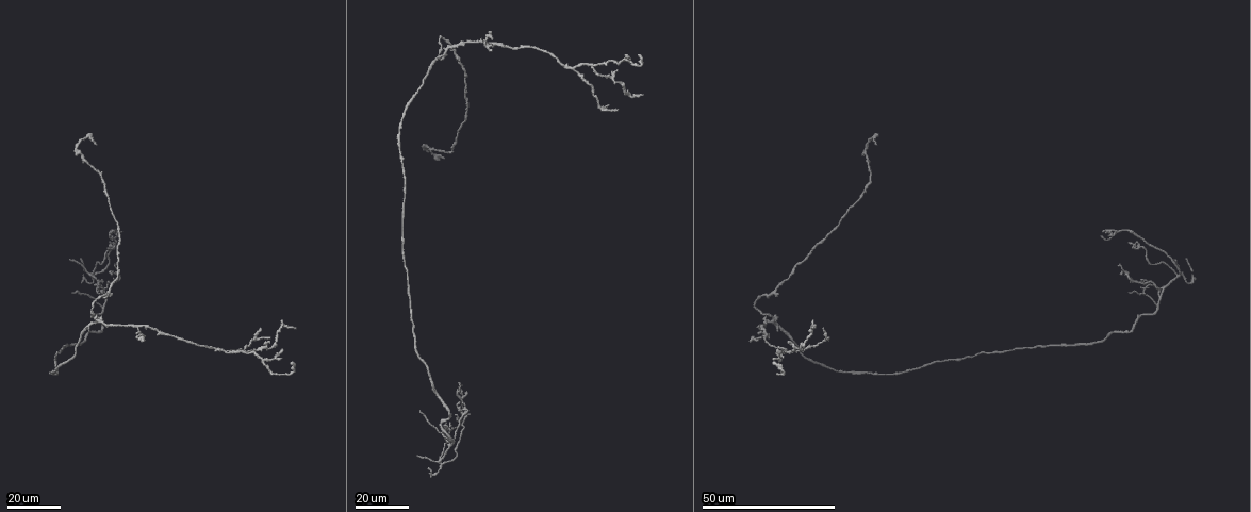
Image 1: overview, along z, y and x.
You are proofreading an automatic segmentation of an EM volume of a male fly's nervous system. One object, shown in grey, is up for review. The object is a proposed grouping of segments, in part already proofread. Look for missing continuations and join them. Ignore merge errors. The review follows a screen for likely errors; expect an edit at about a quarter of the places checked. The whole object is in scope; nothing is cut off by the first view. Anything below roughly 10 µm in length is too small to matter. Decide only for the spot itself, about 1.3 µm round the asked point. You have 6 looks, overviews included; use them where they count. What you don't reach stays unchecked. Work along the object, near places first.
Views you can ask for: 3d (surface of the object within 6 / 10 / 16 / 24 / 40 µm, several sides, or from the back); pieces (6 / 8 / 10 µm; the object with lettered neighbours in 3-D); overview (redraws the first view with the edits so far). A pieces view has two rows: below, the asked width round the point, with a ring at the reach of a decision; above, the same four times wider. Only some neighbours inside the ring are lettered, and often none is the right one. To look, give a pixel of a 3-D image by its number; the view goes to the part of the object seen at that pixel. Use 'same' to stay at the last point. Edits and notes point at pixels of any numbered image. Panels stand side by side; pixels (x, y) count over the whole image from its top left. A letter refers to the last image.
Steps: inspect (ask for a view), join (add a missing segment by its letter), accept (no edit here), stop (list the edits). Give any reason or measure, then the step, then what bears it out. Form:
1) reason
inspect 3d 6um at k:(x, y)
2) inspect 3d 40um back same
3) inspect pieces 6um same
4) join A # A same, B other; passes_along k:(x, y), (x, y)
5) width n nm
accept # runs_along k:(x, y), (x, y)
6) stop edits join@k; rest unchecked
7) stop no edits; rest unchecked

end of a long branch
inspect 3d 16um at 1:(81, 258)

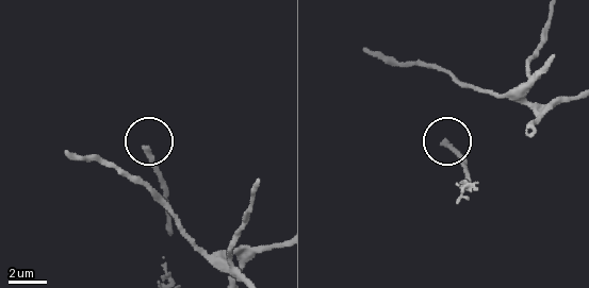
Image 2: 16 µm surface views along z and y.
inspect pieces 10um at 2:(145, 149)

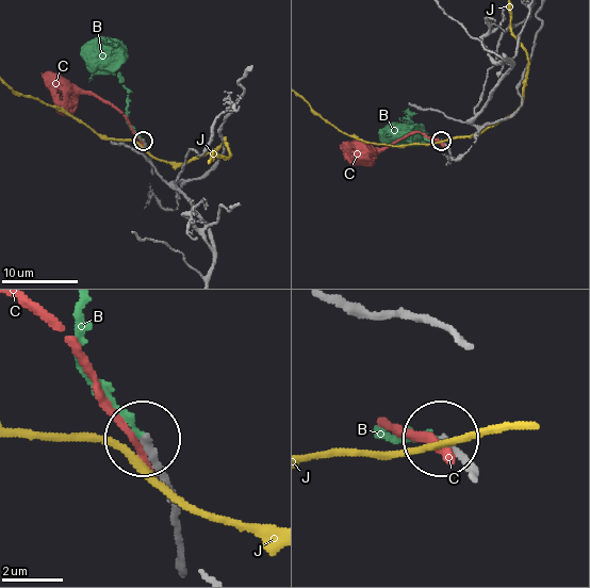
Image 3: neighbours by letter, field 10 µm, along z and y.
join B # B same, C other, J other; passes_along 3:(174, 520), (141, 430), (84, 362), (82, 309); the neuron continues

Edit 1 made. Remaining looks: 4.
inspect overview

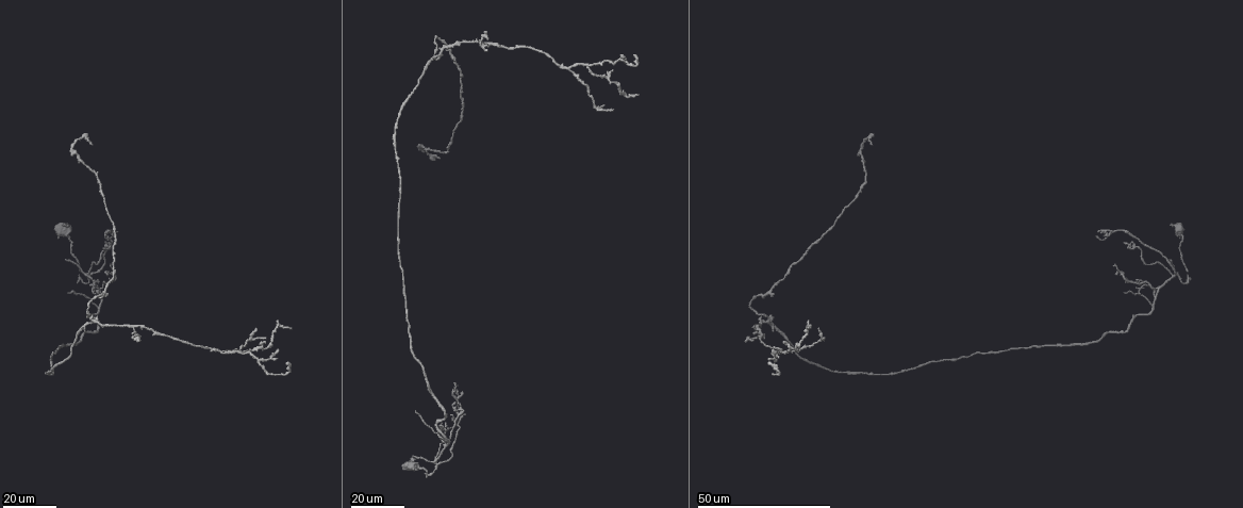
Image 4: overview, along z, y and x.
free end
inspect 3d 16um at 4:(412, 456)

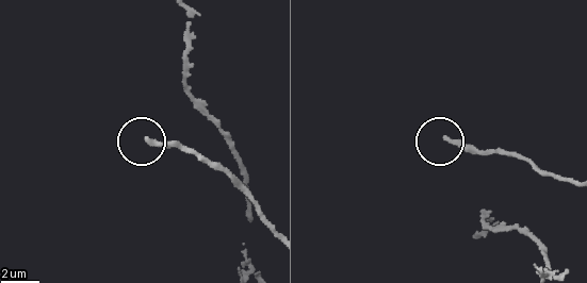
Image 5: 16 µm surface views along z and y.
what lies round it
inspect pieces 10um at 5:(447, 140)

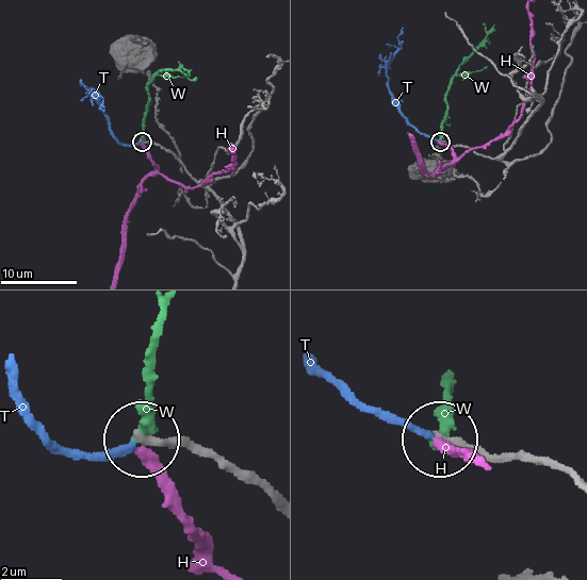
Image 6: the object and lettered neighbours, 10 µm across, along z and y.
accept # H other, T other, W other; runs_along 6:(569, 478), (545, 463), (441, 443); no lettered segment goes on from it

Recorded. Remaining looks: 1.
stop edits join@3; rest unchecked

